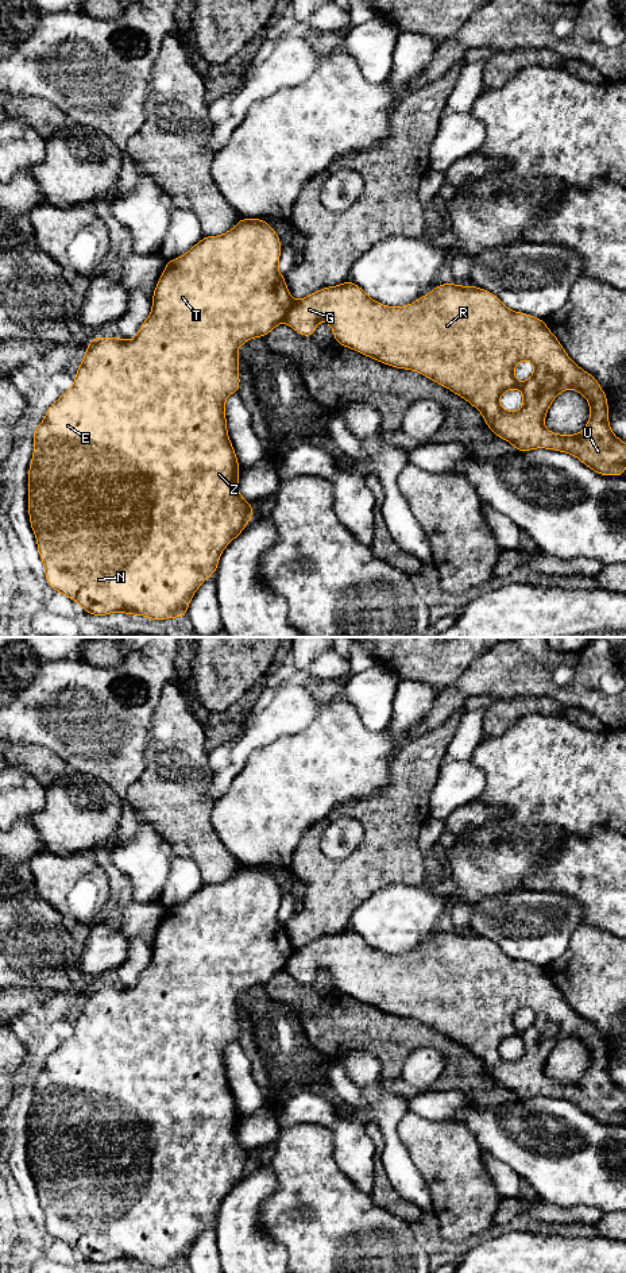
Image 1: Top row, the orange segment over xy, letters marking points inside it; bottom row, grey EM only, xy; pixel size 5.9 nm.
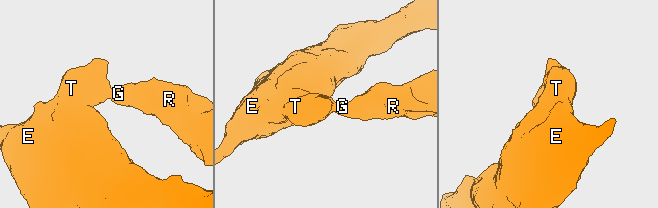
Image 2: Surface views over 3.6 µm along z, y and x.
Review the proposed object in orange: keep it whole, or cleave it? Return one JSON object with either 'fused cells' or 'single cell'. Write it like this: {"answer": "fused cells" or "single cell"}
{"answer": "fused cells"}

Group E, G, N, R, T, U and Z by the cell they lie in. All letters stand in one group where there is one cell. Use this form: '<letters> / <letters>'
E N T Z / G R U

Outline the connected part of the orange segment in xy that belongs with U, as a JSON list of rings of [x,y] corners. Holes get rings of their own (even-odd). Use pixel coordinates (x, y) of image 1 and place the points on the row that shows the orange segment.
[[[351,281],[337,286],[320,289],[301,300],[294,301],[286,320],[295,332],[312,337],[318,321],[326,321],[333,333],[335,343],[355,350],[366,356],[395,369],[414,370],[426,378],[445,386],[452,393],[467,400],[484,417],[491,432],[511,443],[515,451],[546,448],[576,456],[581,463],[600,475],[625,477],[626,443],[619,440],[608,424],[607,397],[591,374],[580,369],[565,352],[559,339],[550,332],[544,320],[509,309],[495,294],[478,286],[460,286],[457,283],[437,285],[429,294],[405,306],[386,306],[372,298]],[[521,360],[534,364],[533,375],[519,382],[514,377],[514,367]],[[519,389],[523,405],[517,412],[507,412],[499,405],[499,397],[510,390]],[[573,389],[583,394],[590,404],[591,417],[581,432],[576,435],[559,435],[544,425],[548,408],[564,390]]]

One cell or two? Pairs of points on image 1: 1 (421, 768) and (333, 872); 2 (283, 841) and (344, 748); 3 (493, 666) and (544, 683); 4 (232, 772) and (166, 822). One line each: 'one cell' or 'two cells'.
1: one cell
2: one cell
3: one cell
4: two cells

